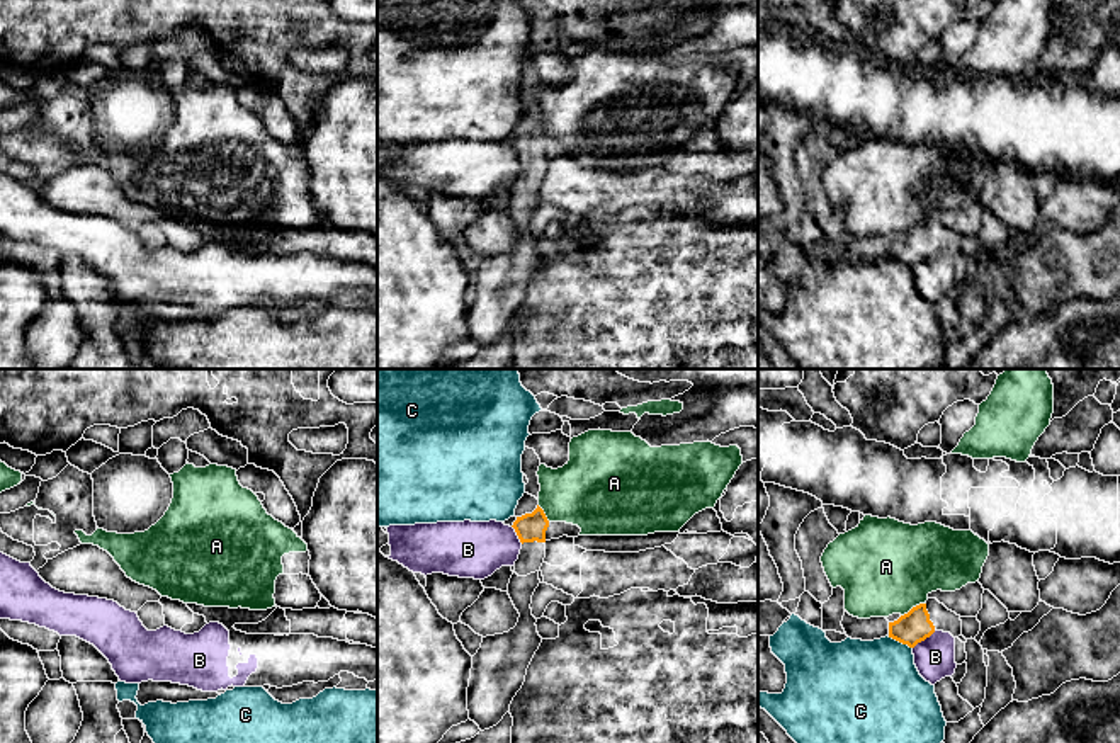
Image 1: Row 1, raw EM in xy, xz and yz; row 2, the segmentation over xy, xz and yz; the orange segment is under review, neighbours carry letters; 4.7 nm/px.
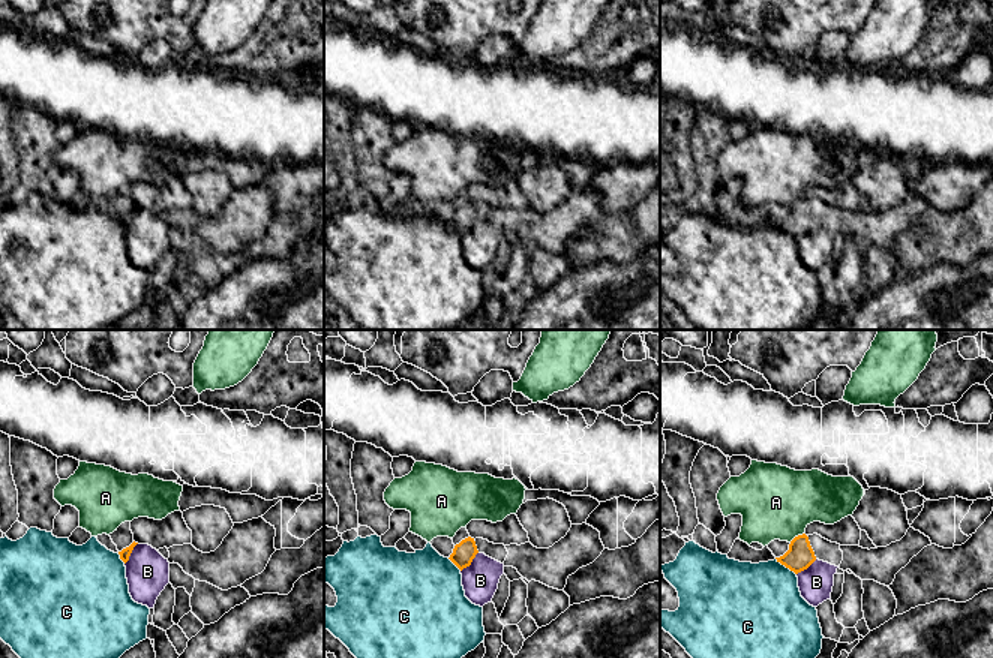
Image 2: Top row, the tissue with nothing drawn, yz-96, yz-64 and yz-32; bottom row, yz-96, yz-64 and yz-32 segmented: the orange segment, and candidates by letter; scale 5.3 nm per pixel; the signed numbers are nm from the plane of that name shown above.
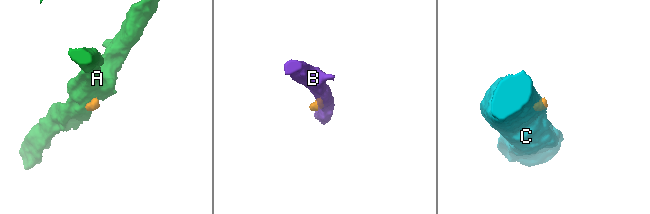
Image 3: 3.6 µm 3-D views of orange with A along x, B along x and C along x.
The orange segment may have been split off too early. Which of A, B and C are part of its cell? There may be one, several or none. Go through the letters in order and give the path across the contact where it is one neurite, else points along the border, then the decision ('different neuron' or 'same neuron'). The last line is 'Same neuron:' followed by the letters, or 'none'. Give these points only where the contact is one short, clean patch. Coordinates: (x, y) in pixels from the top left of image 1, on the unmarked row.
A: border yz (925, 221), (901, 235); different neuron
B: border yz (935, 249), (913, 267); different neuron
C: border yz (888, 255), (911, 267); different neuron
Same neuron: none

